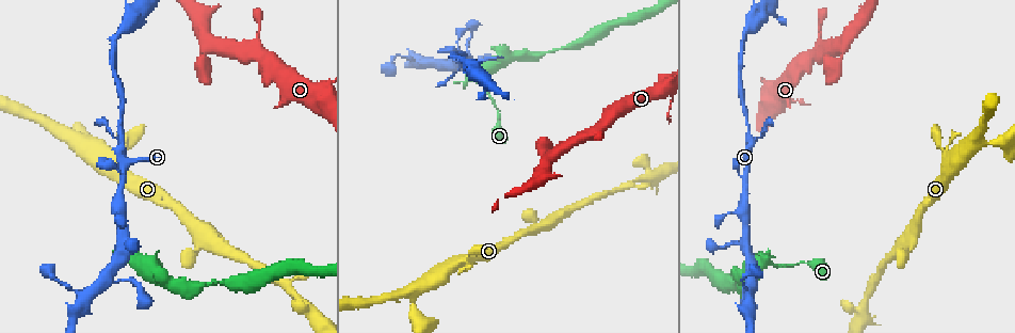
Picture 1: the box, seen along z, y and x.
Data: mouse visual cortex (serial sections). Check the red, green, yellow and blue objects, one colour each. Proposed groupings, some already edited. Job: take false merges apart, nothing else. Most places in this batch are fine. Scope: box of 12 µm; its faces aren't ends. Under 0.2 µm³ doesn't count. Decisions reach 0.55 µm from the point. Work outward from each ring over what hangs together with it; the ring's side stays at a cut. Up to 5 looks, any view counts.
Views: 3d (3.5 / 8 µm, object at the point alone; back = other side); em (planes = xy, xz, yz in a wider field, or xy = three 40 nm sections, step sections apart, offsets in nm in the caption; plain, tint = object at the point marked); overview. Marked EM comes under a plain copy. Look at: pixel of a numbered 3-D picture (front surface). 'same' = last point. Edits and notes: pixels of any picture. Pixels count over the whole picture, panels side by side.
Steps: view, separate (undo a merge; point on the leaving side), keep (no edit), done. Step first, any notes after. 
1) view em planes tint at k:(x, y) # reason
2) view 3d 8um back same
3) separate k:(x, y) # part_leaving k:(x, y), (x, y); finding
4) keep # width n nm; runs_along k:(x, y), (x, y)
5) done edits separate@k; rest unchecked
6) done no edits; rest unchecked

view 3d 3.5um at 1:(750, 162)

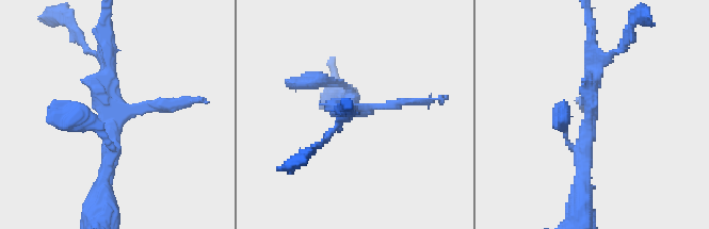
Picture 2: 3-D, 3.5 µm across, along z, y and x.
view em xy step 1 tint at 2:(119, 113) # now the EM

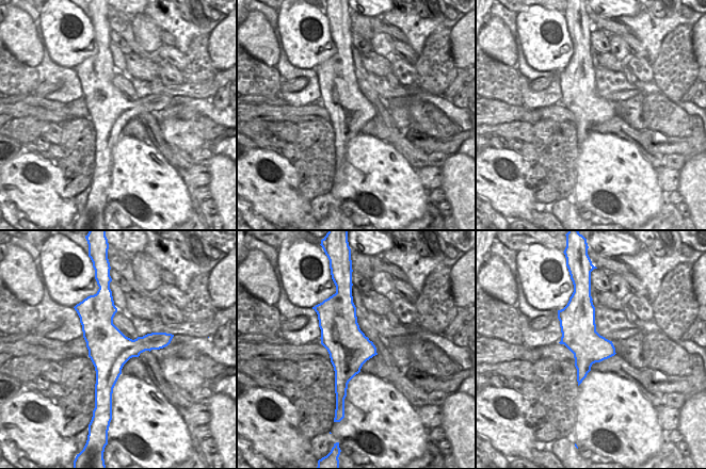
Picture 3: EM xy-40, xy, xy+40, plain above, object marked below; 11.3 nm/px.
keep # runs_along 2:(189, 102), (119, 112), (103, 181); one cell here

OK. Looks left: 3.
view 3d 3.5um back at 1:(754, 26) # thin arm on a thick one

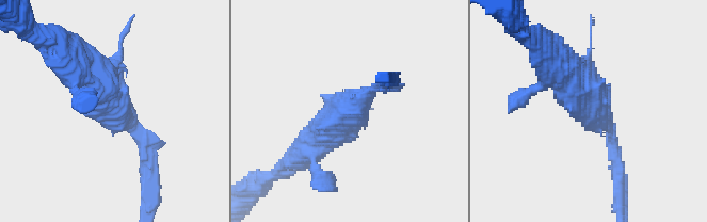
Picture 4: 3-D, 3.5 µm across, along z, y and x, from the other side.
view em xy step 1 tint at 4:(594, 105) # arms 3; arm_widths 150, 200, 450 nm; need the tissue

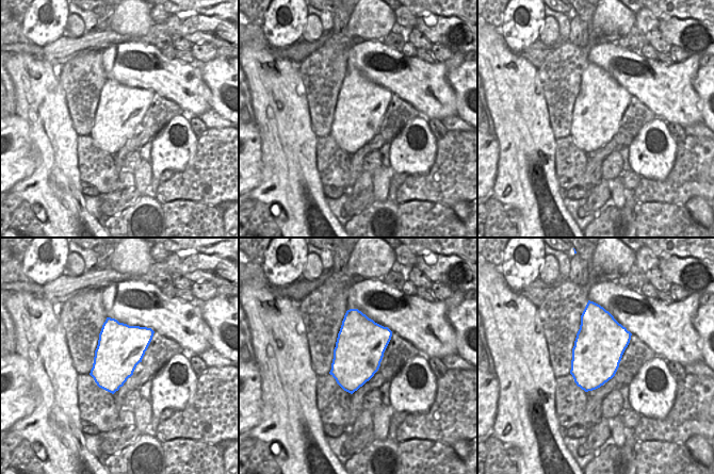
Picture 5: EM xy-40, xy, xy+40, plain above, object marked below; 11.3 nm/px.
keep # runs_along 4:(146, 162), (143, 137), (71, 64); all the same cell

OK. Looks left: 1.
done no edits; rest unchecked

